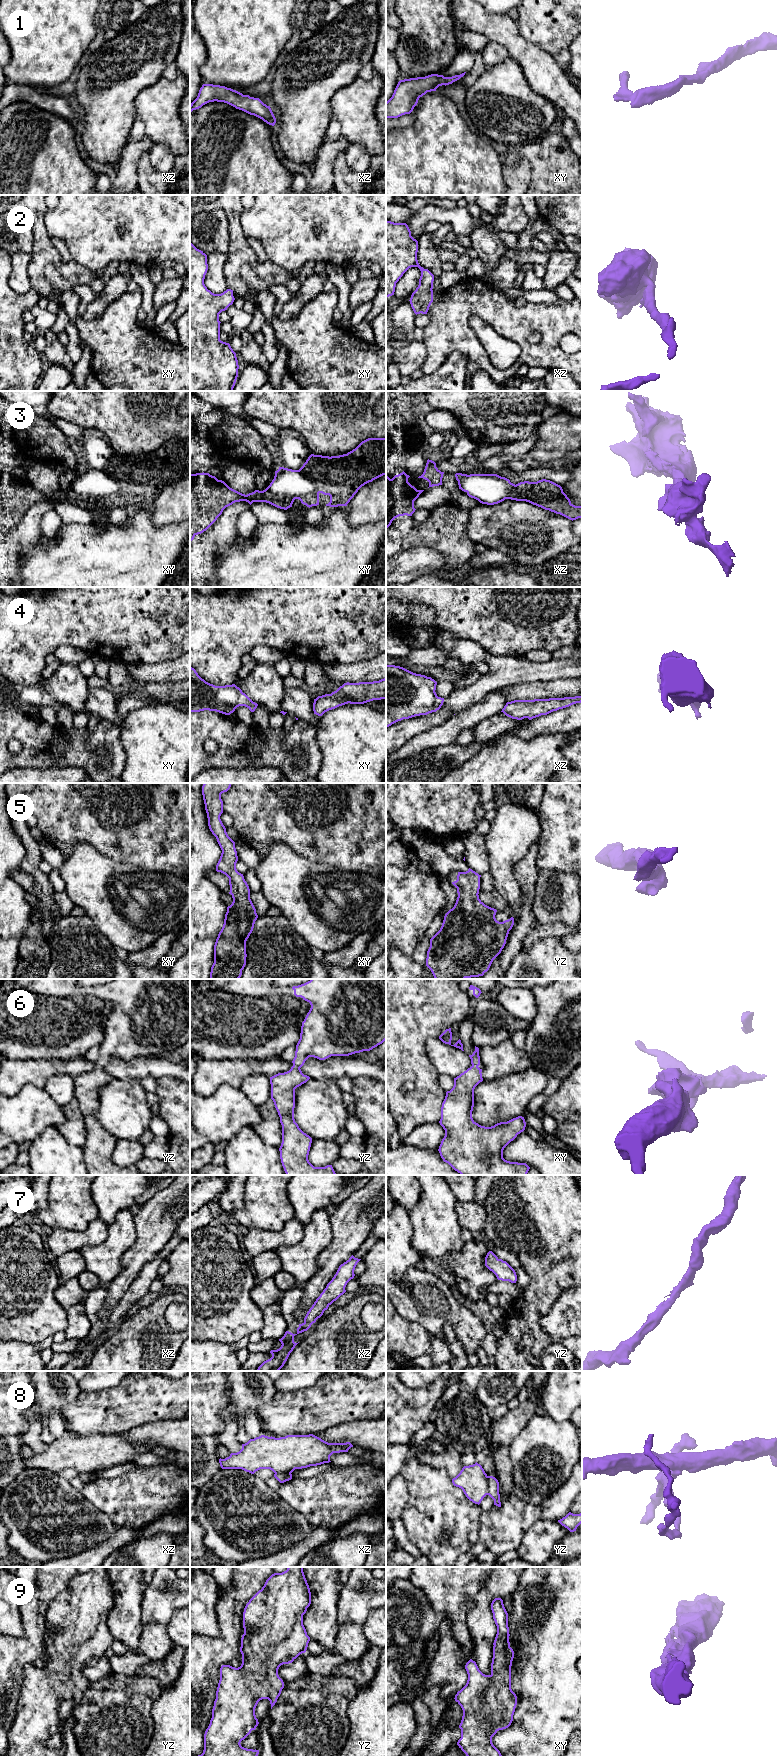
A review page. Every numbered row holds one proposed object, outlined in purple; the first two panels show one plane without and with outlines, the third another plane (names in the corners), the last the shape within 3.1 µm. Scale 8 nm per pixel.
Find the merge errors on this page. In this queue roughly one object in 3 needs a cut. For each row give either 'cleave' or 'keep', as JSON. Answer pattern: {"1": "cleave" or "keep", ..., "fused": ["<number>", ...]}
{"1": "keep", "2": "keep", "3": "keep", "4": "keep", "5": "keep", "6": "keep", "7": "keep", "8": "cleave", "9": "keep", "fused": ["8"]}

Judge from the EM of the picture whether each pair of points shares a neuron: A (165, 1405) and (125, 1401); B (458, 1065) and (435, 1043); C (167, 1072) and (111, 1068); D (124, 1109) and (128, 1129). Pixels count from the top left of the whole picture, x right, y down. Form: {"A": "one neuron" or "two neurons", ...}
{"A": "one neuron", "B": "one neuron", "C": "one neuron", "D": "one neuron"}

